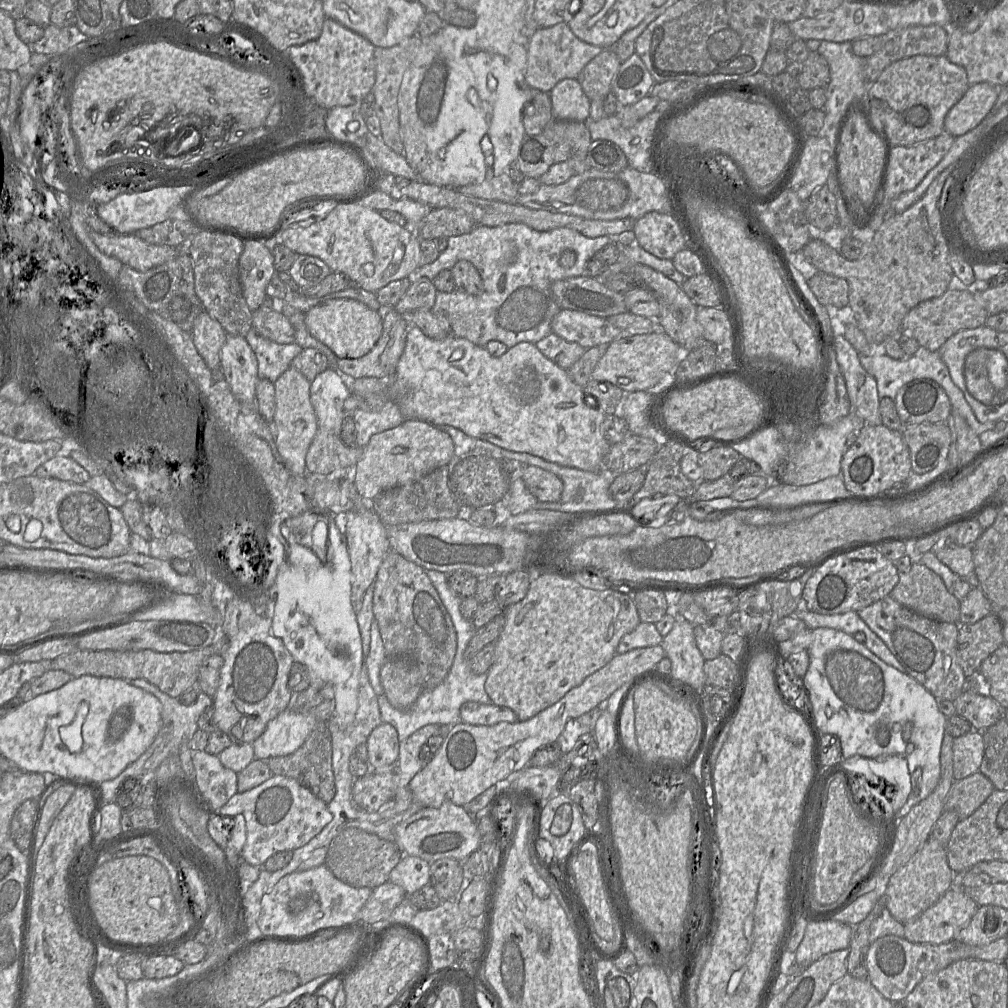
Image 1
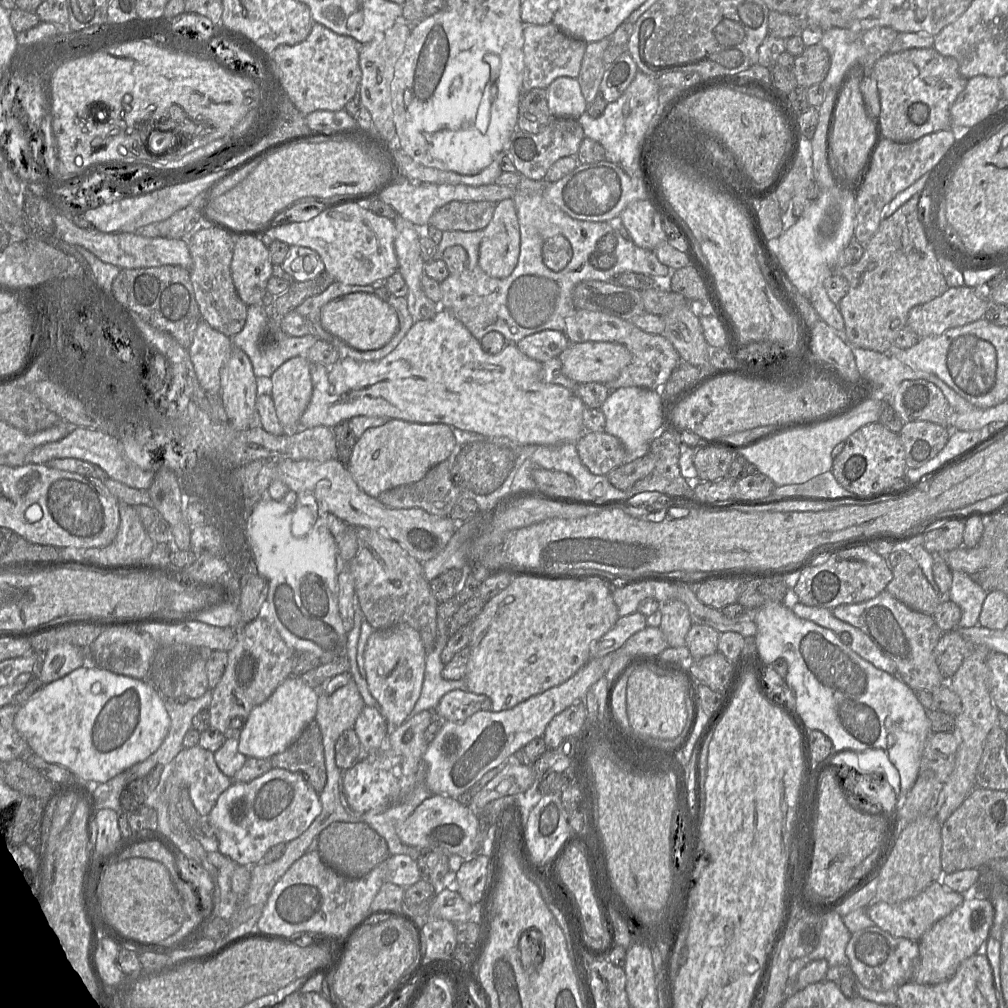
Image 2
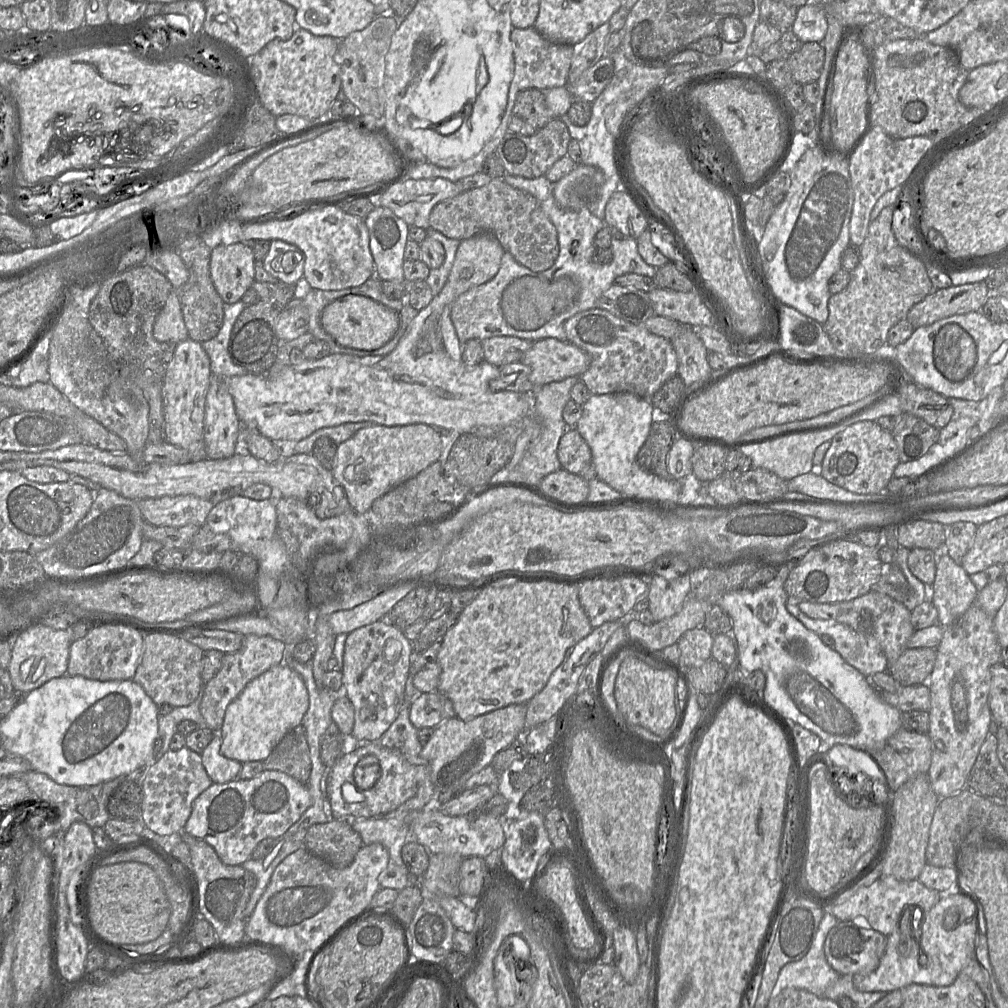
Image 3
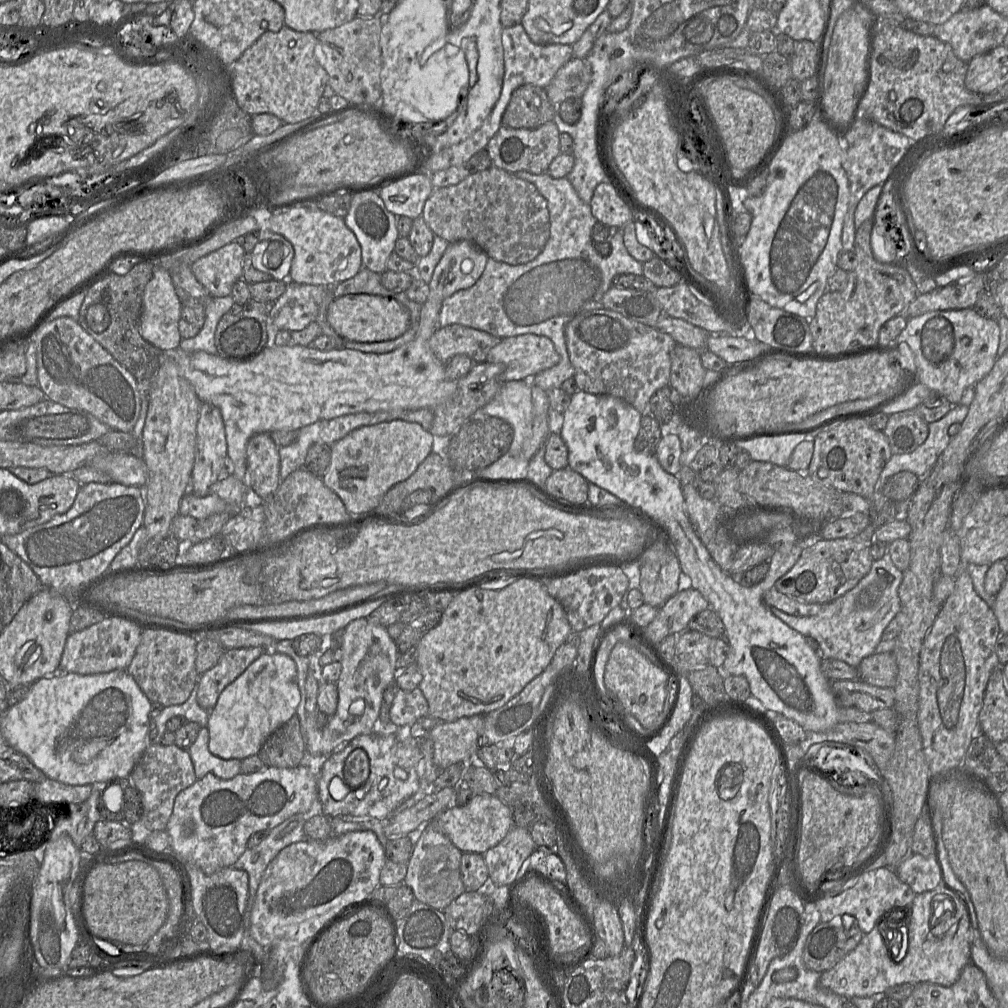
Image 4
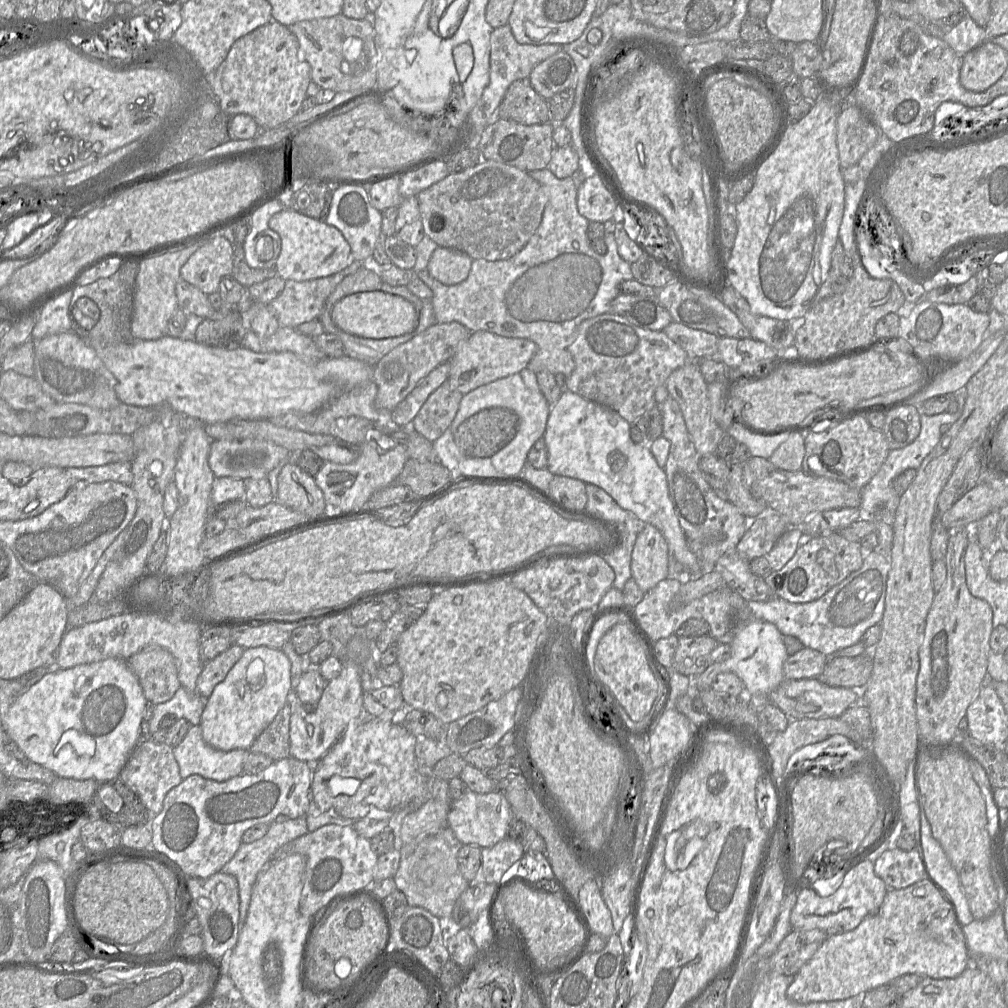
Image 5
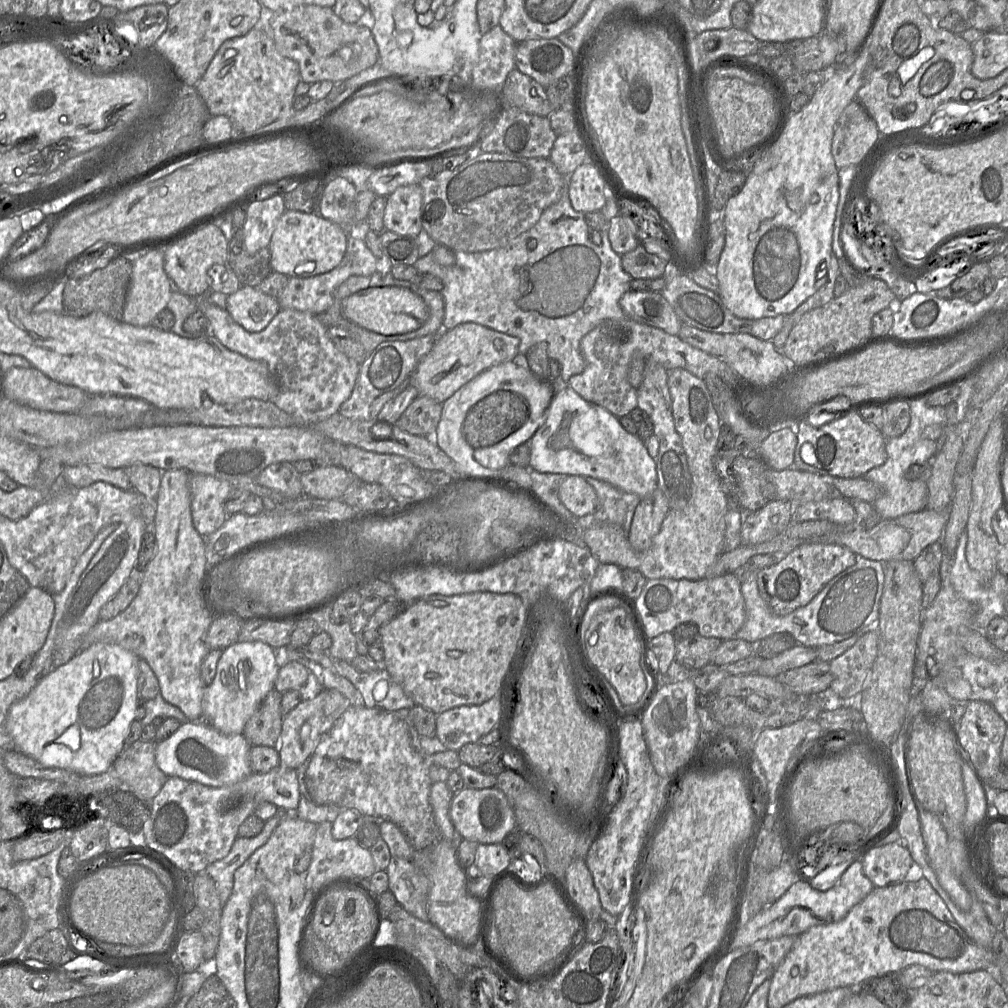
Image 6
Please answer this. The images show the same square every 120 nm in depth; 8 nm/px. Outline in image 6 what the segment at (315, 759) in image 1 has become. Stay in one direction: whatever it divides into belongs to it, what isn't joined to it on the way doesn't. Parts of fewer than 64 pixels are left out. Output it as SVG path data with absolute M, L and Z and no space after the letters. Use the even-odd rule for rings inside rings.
M271 690L245 724L242 735L251 746L278 748L284 720L281 699L281 692Z

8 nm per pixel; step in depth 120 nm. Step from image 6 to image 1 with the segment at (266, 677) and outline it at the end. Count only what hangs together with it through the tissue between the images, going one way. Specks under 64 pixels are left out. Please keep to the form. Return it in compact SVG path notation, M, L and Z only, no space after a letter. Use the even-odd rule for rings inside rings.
M285 710L270 720L264 732L252 743L255 757L267 760L295 752L317 724L313 713Z

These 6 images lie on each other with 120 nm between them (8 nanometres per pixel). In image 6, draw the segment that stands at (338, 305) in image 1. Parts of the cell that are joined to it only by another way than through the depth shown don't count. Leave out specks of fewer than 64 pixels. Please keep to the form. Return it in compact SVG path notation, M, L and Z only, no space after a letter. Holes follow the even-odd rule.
M397 286L369 287L343 301L344 316L358 326L382 335L406 334L419 329L429 318L425 302L411 290Z

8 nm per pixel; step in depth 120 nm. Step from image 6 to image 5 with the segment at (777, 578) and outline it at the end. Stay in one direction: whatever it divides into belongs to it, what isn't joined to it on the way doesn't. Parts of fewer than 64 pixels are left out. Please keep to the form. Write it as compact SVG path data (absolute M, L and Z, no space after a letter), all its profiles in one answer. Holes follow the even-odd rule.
M834 532L813 537L804 542L782 569L772 571L763 578L777 597L790 603L802 604L822 597L852 572L860 569L863 561L861 543L850 541L840 535L839 532Z

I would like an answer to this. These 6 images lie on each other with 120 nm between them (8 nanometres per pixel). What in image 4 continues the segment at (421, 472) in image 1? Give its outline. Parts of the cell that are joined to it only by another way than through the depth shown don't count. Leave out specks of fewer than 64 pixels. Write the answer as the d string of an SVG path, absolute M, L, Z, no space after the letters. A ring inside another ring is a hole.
M391 420L353 430L332 446L323 483L342 500L352 516L375 510L385 493L410 477L432 452L434 436L419 423Z

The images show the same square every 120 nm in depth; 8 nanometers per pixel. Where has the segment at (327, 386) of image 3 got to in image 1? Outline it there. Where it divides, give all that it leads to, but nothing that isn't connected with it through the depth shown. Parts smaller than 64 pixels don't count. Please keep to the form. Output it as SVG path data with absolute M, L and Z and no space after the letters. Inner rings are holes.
M410 326L388 395L351 395L344 403L345 414L359 407L381 408L388 401L395 401L406 419L421 419L435 426L452 426L502 448L529 453L562 466L602 470L603 459L611 447L602 433L606 414L598 409L596 399L589 395L585 398L583 387L575 384L564 368L545 357L531 342L521 342L502 356L493 357L485 347L465 338L447 335L443 339L433 339L417 326Z

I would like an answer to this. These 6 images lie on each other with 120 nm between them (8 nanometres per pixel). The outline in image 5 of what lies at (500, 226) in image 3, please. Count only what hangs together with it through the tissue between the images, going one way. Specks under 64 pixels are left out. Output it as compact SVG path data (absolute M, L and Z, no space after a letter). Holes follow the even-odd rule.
M486 159L462 172L450 173L416 197L424 232L439 247L462 251L473 260L488 261L504 260L516 255L538 229L548 202L543 187L528 172Z

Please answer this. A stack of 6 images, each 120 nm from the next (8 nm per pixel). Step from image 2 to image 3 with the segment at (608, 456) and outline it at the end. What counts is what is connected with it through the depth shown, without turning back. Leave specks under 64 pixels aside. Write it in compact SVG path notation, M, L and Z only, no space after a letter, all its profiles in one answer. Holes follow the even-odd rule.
M568 428L561 437L557 449L557 456L561 467L571 473L580 474L584 477L587 477L588 473L595 473L592 468L591 449L575 428Z

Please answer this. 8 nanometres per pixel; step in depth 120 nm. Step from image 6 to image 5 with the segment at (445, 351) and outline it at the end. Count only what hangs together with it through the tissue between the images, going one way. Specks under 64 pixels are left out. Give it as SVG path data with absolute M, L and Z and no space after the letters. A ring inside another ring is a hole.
M488 331L472 332L448 361L450 370L447 382L465 395L480 386L520 373L528 366L536 351L537 345L529 339L507 338Z

